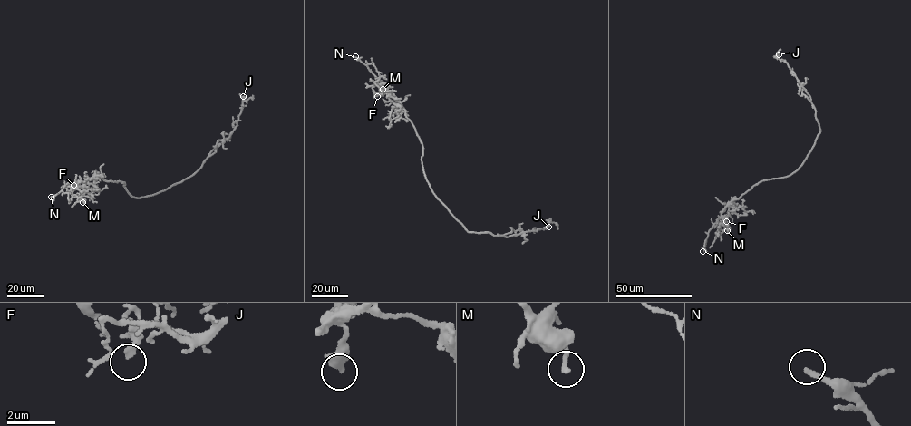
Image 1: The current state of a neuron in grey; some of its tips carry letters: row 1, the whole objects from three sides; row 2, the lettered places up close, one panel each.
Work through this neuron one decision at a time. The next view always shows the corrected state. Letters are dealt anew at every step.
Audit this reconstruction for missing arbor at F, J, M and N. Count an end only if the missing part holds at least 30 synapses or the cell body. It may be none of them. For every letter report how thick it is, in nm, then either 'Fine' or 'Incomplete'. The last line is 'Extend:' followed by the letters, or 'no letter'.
F: Thickness 300 nm. Fine
J: Thickness 380 nm. Fine
M: Thickness 160 nm. Fine
N: Thickness 240 nm. Incomplete
Extend: N

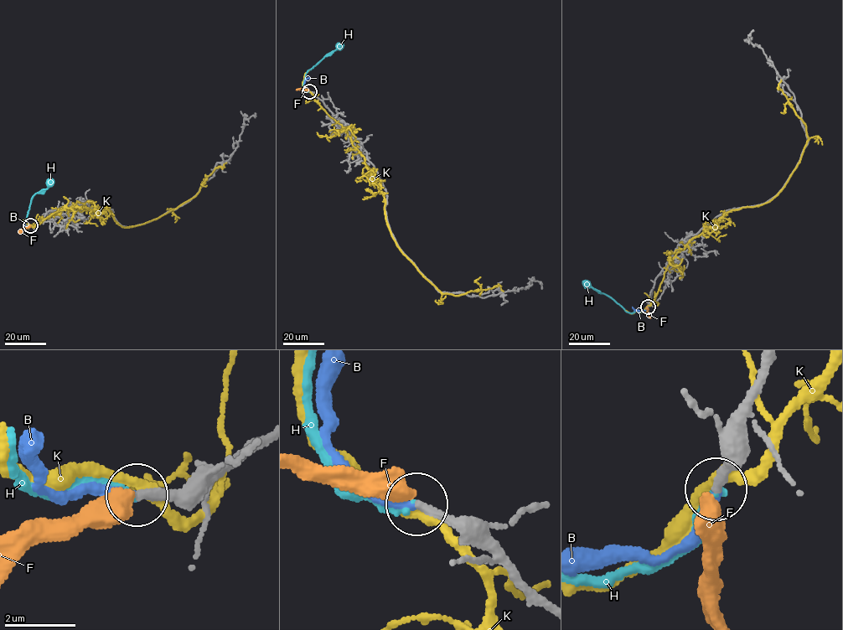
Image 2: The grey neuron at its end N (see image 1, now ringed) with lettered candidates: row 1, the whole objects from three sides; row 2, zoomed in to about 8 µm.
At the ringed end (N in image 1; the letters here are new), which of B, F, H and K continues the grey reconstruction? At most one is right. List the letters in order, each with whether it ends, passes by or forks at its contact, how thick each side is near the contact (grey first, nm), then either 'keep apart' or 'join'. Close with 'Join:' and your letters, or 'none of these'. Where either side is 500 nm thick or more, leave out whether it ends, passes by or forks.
B: it ends | 240/240 nm | join
F: 240/600 nm | keep apart
H: it ends | 240/160 nm | keep apart
K: it passes by | 360/280 nm | keep apart
Join: B

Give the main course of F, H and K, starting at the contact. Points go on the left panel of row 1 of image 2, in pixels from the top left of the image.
F: (30, 226), (18, 233)
H: (30, 226), (23, 223), (33, 197), (48, 188), (50, 182)
K: (32, 225), (59, 211), (81, 207), (108, 209), (116, 224), (131, 227), (188, 201), (208, 176), (226, 162)

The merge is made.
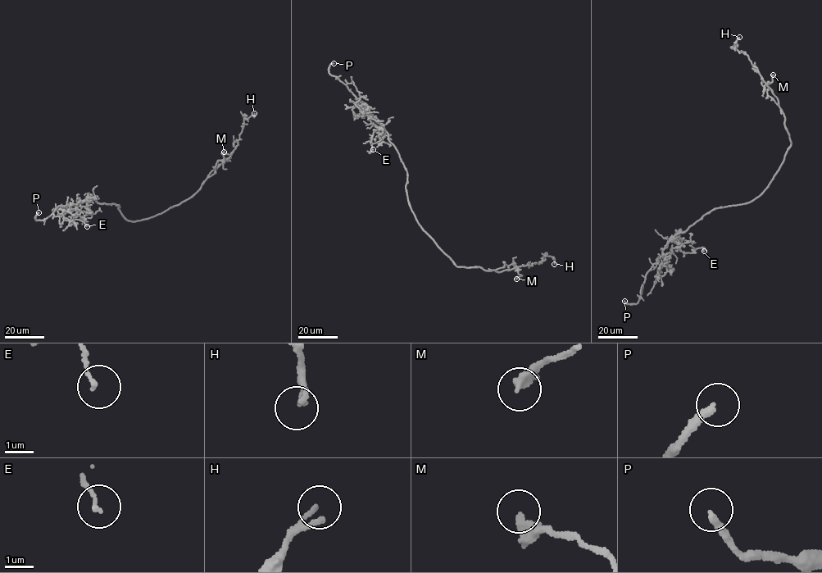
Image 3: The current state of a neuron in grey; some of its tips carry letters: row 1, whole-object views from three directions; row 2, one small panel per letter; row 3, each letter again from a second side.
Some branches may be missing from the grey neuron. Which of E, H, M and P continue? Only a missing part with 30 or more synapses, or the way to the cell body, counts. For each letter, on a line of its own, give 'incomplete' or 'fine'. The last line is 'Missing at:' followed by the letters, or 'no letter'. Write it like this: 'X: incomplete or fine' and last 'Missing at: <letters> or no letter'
E: fine
H: fine
M: fine
P: incomplete
Missing at: P

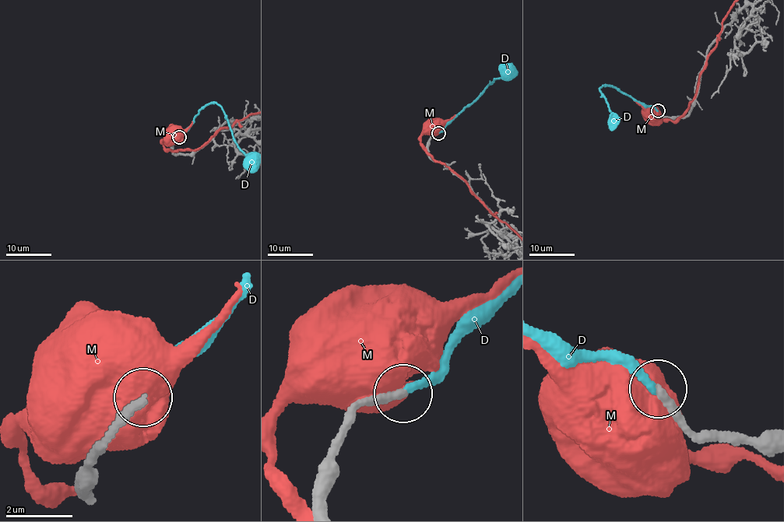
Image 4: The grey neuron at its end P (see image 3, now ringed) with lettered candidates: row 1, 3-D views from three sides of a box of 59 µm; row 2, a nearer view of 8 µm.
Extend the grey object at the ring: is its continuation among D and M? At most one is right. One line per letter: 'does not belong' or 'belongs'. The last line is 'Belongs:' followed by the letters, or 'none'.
D: belongs
M: does not belong
Belongs: D

